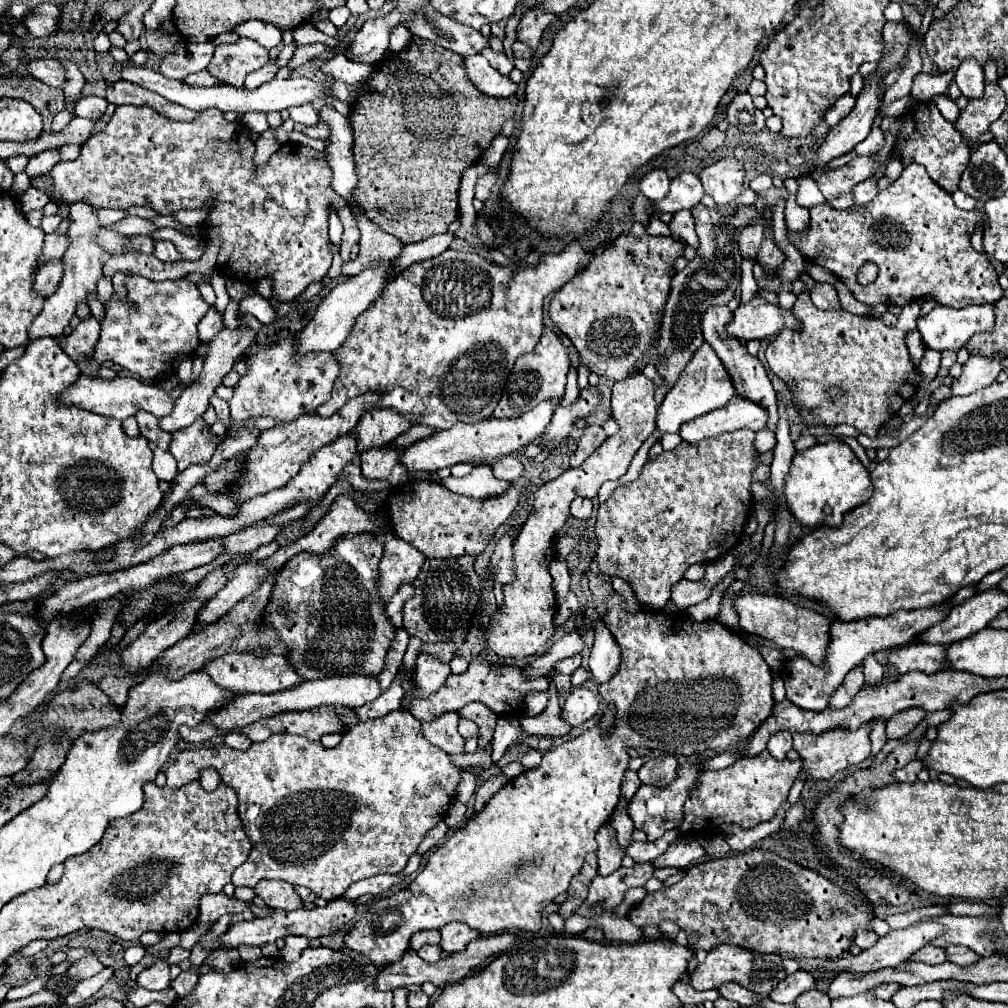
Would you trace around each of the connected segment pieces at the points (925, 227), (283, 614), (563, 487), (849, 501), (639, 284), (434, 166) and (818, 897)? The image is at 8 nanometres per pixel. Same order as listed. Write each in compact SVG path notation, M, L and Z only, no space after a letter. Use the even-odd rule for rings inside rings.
M911 163L903 169L901 177L891 183L885 191L881 191L873 201L867 205L855 205L849 209L833 209L827 203L815 205L811 211L809 229L801 235L789 237L789 241L799 247L807 261L817 263L831 273L835 273L855 295L857 301L865 305L899 305L905 307L925 295L933 295L939 305L949 305L953 309L961 309L965 305L981 305L985 301L999 301L1003 297L1003 289L997 281L995 267L991 261L977 253L971 247L971 235L975 229L983 229L987 223L987 213L983 211L963 211L953 203L953 197L945 193L929 175L927 171ZM865 263L875 263L879 267L879 275L869 285L857 283L857 273Z
M371 533L349 535L339 539L329 553L299 553L291 557L283 565L281 573L277 573L265 617L269 617L269 623L277 629L279 639L289 647L289 661L297 665L297 671L305 679L325 679L329 675L345 673L381 673L389 643L395 633L395 627L385 617L385 609L377 601L375 593L381 553L383 543L377 541Z
M615 433L609 437L597 451L593 451L587 461L581 467L569 469L557 479L541 485L535 491L535 503L533 511L529 513L529 521L521 527L517 539L513 541L513 573L515 579L507 585L503 585L503 609L495 613L489 625L487 633L487 643L489 647L499 655L499 657L527 657L537 653L555 633L553 627L553 615L555 615L555 597L551 589L551 573L549 573L549 563L557 557L555 551L555 539L559 531L563 529L565 521L571 517L569 505L575 497L579 495L589 495L595 497L599 487L609 481L609 479L619 479L625 475L627 467L625 463L631 463L629 459L629 437ZM607 463L619 463L623 467L609 467Z
M841 441L819 443L815 447L795 453L791 471L785 479L785 497L791 513L811 529L817 529L821 525L841 525L843 515L853 507L865 503L871 493L873 483L867 467L857 459L849 445Z
M621 235L605 257L597 257L585 273L573 277L555 293L549 315L573 341L581 363L585 363L589 371L605 375L611 381L621 381L635 367L643 369L647 363L659 363L661 357L651 345L653 325L661 317L669 295L671 267L683 253L683 247L685 245L673 237Z
M413 41L399 55L379 61L367 85L369 89L377 89L381 97L365 97L365 101L357 101L351 107L349 121L355 135L353 157L359 177L359 185L353 191L355 203L373 223L405 243L445 233L459 215L457 191L463 171L475 165L501 133L505 121L515 113L517 97L499 99L481 93L467 79L463 57L431 41L423 41L421 45Z
M749 851L743 855L731 855L713 859L707 863L691 865L683 879L675 885L665 885L655 893L647 893L645 899L629 911L629 921L637 927L643 925L659 925L663 919L675 921L689 935L689 945L693 949L701 947L705 951L715 949L721 943L747 947L761 953L777 953L783 959L803 959L803 957L819 957L819 959L841 959L849 953L853 945L857 927L869 931L873 919L873 907L865 903L867 899L851 893L821 873L797 865L789 859L767 851Z

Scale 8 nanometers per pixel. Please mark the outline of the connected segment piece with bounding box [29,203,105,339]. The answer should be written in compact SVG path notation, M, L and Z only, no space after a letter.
M77 203L69 207L69 219L73 221L69 227L69 237L71 237L71 245L63 255L65 261L65 277L61 279L57 291L45 299L45 307L43 311L37 315L37 319L31 325L31 339L39 339L39 337L61 337L63 329L69 325L71 317L77 311L79 303L89 303L89 295L93 295L97 291L97 281L101 279L101 267L103 267L103 257L105 251L93 241L95 231L99 229L99 221L97 215L93 213L93 209L85 203Z

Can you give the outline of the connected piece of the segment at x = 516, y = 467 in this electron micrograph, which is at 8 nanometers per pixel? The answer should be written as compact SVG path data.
M505 455L505 457L499 457L497 461L493 461L491 465L493 469L493 475L497 479L505 479L505 481L515 481L517 477L521 477L525 473L525 465L519 461L519 457L515 455Z

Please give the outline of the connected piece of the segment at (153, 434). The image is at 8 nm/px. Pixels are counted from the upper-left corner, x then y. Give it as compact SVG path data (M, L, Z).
M139 411L135 415L137 423L139 423L139 431L141 435L145 435L145 439L153 441L157 447L161 449L167 449L169 447L169 441L171 441L171 433L165 433L161 427L159 427L159 419L151 413L145 413L145 411Z

